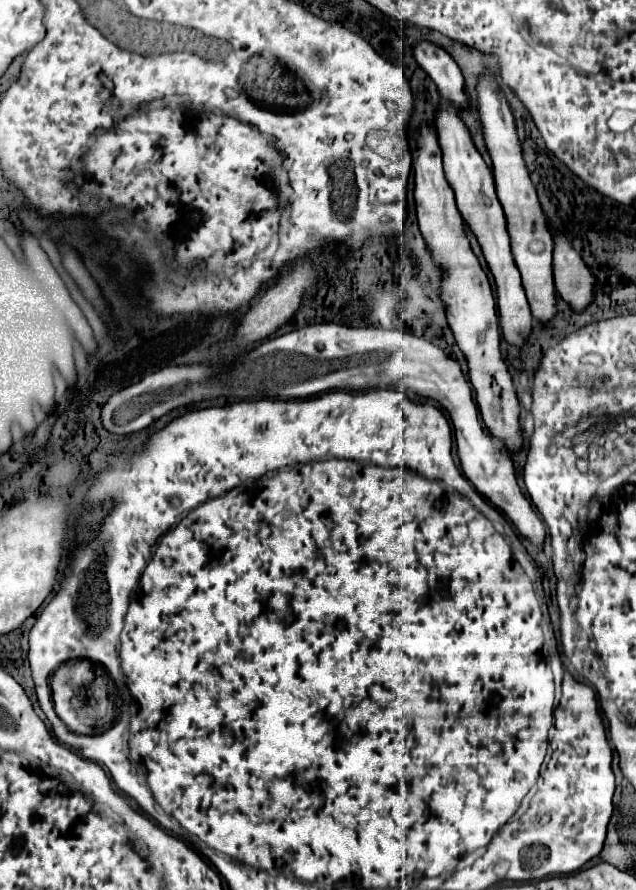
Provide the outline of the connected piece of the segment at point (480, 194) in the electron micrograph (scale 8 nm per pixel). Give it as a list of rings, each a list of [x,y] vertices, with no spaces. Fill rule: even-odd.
[[[443,101],[443,107],[439,109],[439,115],[437,115],[437,135],[439,135],[439,145],[443,151],[445,177],[447,177],[449,185],[455,193],[457,209],[459,209],[463,221],[467,223],[467,227],[471,229],[471,233],[477,237],[481,251],[483,251],[483,257],[487,261],[487,267],[495,279],[501,335],[509,345],[523,347],[531,335],[533,317],[531,317],[531,309],[529,309],[529,303],[527,303],[527,297],[525,297],[525,291],[521,285],[519,271],[513,263],[509,235],[507,235],[507,227],[505,227],[507,221],[505,221],[503,207],[501,207],[497,193],[495,193],[493,173],[485,165],[485,161],[481,159],[479,151],[473,147],[469,131],[463,125],[463,121],[459,119],[457,109],[453,109],[447,101]]]

